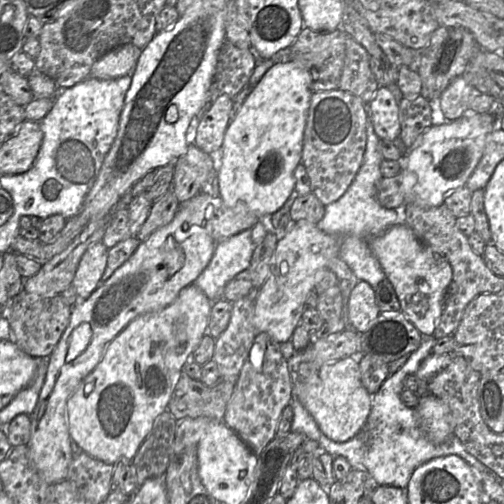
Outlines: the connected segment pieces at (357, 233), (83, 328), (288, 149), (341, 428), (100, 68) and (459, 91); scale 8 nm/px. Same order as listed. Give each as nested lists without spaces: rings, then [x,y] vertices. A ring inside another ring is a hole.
[[[367,111],[367,122],[366,122],[366,134],[367,134],[367,142],[366,142],[366,148],[365,148],[365,152],[364,152],[364,157],[363,157],[363,161],[361,163],[361,166],[358,170],[358,172],[356,173],[352,183],[350,184],[350,186],[347,188],[347,190],[345,191],[345,193],[336,201],[328,204],[325,206],[325,212],[323,215],[323,218],[318,222],[317,226],[325,233],[338,237],[340,239],[340,249],[339,249],[339,257],[350,267],[350,269],[353,271],[354,275],[356,276],[356,278],[358,280],[362,280],[362,281],[366,281],[368,282],[372,287],[375,287],[378,283],[380,283],[386,276],[384,271],[381,268],[381,265],[379,263],[379,261],[377,260],[377,258],[374,256],[374,254],[371,251],[370,248],[370,240],[376,236],[381,235],[382,233],[384,233],[386,230],[388,230],[389,228],[391,228],[392,226],[395,225],[399,225],[399,224],[405,224],[405,222],[403,221],[403,206],[400,206],[399,208],[396,209],[388,209],[388,208],[384,208],[382,207],[378,200],[377,200],[377,185],[380,182],[380,180],[382,179],[382,173],[380,171],[380,164],[382,162],[382,160],[384,159],[383,156],[380,153],[379,150],[379,140],[380,138],[376,135],[374,128],[373,128],[373,124],[371,119],[368,117],[368,111]]]
[[[178,209],[175,213],[174,218],[170,223],[167,225],[159,228],[155,232],[153,232],[145,241],[141,242],[136,251],[131,255],[131,257],[122,265],[120,266],[112,276],[105,281],[103,284],[100,284],[99,287],[87,298],[84,300],[78,300],[78,303],[72,306],[70,320],[67,328],[65,329],[64,333],[62,334],[59,342],[57,343],[55,349],[51,353],[51,355],[47,358],[48,359],[48,368],[47,373],[45,376],[45,380],[42,386],[42,389],[39,394],[38,402],[35,406],[35,409],[30,414],[31,420],[31,431],[30,431],[30,440],[27,444],[27,448],[30,453],[30,458],[35,466],[36,470],[40,474],[40,476],[49,484],[56,484],[58,482],[67,480],[68,469],[73,460],[73,451],[71,448],[71,439],[68,430],[68,417],[67,417],[67,410],[66,404],[69,397],[73,394],[76,390],[80,382],[95,368],[95,366],[100,362],[102,359],[104,352],[110,342],[135,318],[141,316],[146,313],[156,312],[159,311],[171,303],[173,303],[176,298],[178,297],[181,290],[186,288],[187,286],[191,285],[195,282],[197,277],[203,272],[206,268],[212,256],[214,254],[216,241],[209,236],[202,228],[197,226],[190,226],[187,231],[183,231],[182,225],[186,223],[184,221],[183,213]]]
[[[282,59],[252,88],[229,123],[220,149],[217,171],[219,196],[228,207],[245,206],[259,218],[272,215],[287,201],[295,187],[294,170],[301,163],[303,135],[313,92],[301,64]]]
[[[345,357],[322,365],[318,374],[306,382],[293,381],[292,398],[296,397],[311,414],[322,433],[335,442],[346,442],[359,433],[372,408],[372,395],[363,387],[357,357]]]
[[[133,44],[121,45],[100,57],[92,65],[89,77],[110,80],[132,75],[141,52]]]
[[[462,76],[456,77],[440,95],[440,107],[446,120],[454,121],[468,113],[475,90]]]

